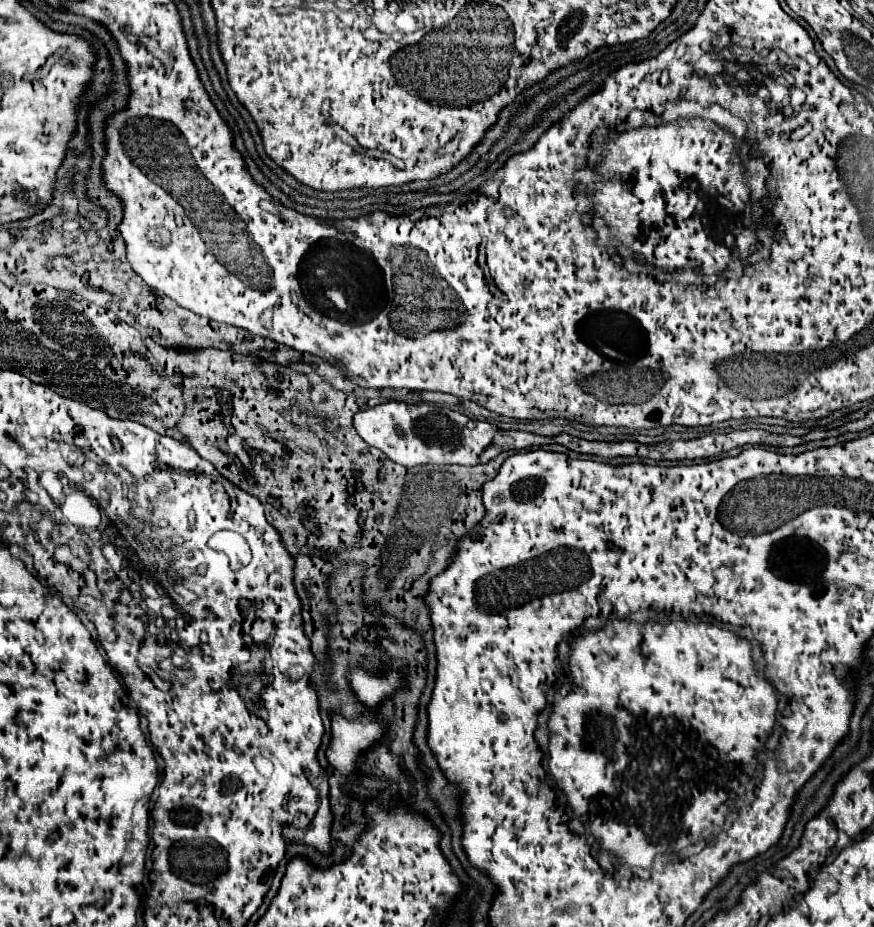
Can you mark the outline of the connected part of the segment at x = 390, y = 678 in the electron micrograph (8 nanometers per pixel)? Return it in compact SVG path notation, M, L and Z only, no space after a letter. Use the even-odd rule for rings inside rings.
M360 669L352 671L352 687L354 687L358 699L372 709L384 697L392 695L394 689L398 689L400 685L402 685L402 679L398 673L388 673L386 677L374 677L374 675L360 671Z

